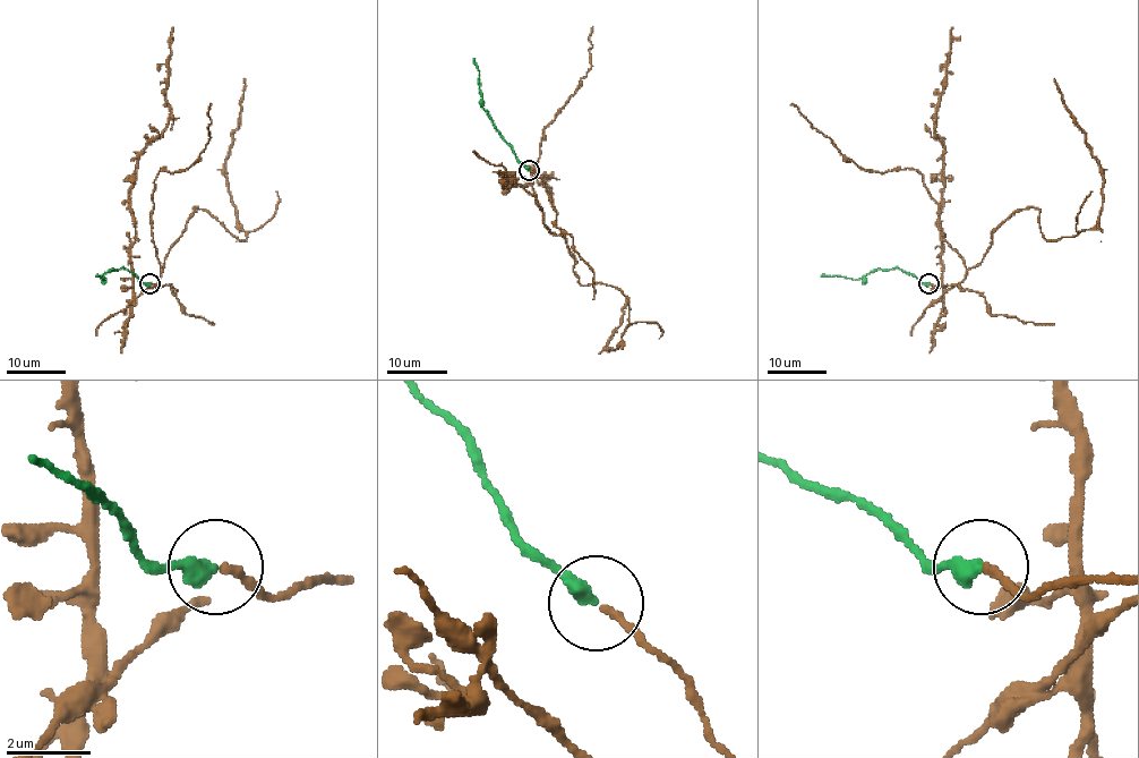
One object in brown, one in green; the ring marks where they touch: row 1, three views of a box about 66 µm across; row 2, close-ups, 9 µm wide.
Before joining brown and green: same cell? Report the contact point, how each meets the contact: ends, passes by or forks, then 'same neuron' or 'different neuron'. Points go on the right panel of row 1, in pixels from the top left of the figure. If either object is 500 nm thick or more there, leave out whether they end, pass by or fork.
place (928, 283); brown ends; green ends; same neuron

